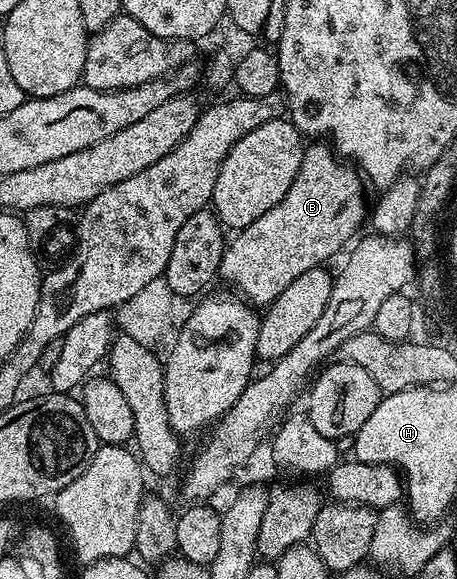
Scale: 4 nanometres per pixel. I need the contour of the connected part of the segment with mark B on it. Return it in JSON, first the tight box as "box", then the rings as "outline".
{"box":[219,144,366,307],"outline":[[[309,144],[302,155],[302,167],[298,167],[298,175],[294,175],[282,203],[270,207],[262,219],[239,230],[233,236],[236,238],[225,244],[219,280],[233,285],[228,287],[253,306],[267,307],[298,275],[328,263],[361,232],[360,224],[366,221],[364,185],[365,178],[327,144]]]}

